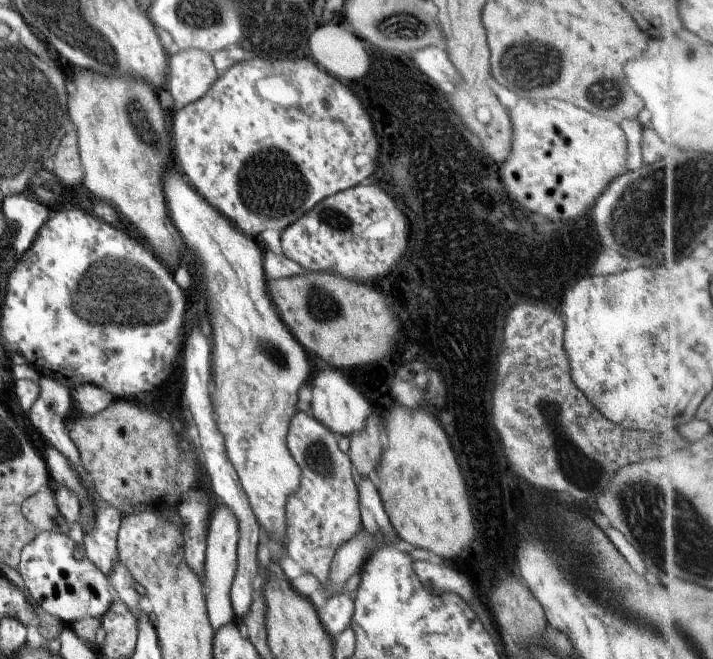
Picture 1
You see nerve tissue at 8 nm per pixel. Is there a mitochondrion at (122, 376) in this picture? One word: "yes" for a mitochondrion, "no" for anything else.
no

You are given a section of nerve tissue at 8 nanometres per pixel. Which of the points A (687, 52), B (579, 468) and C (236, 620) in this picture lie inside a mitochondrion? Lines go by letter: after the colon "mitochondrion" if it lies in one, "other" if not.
A: mitochondrion
B: mitochondrion
C: other

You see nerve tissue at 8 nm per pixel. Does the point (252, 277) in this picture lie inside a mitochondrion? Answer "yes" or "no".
no

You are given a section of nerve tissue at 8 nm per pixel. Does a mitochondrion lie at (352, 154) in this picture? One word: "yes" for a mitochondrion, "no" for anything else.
no

